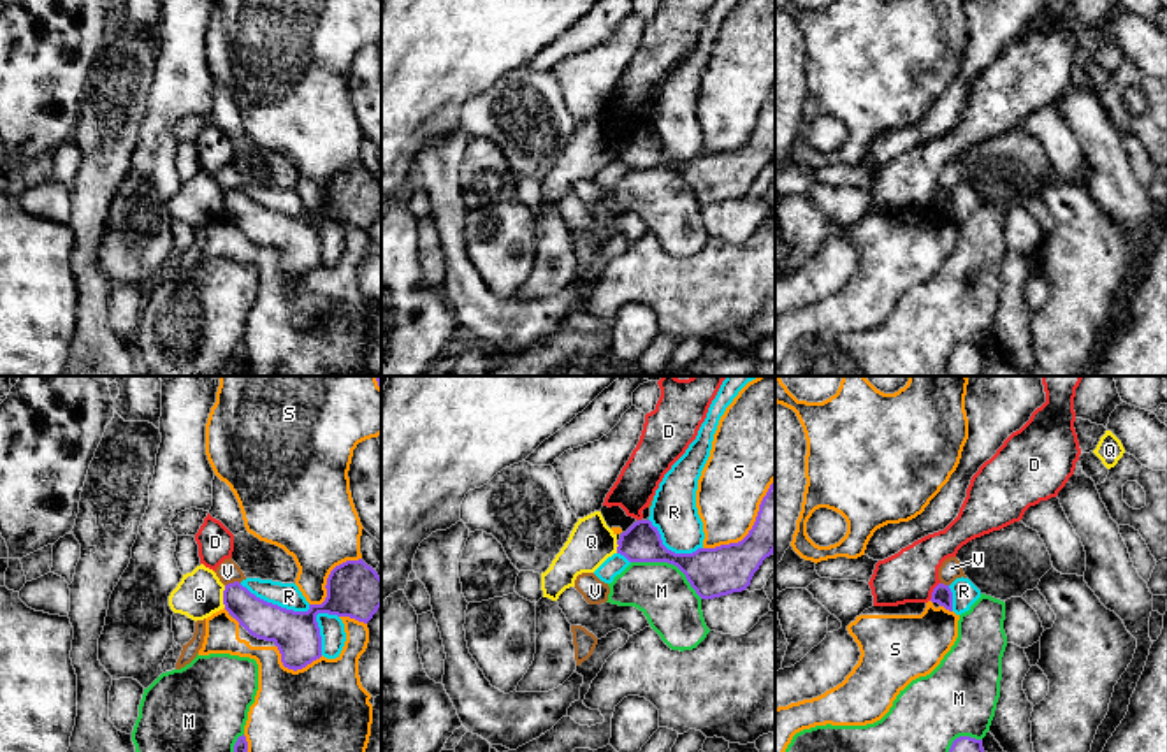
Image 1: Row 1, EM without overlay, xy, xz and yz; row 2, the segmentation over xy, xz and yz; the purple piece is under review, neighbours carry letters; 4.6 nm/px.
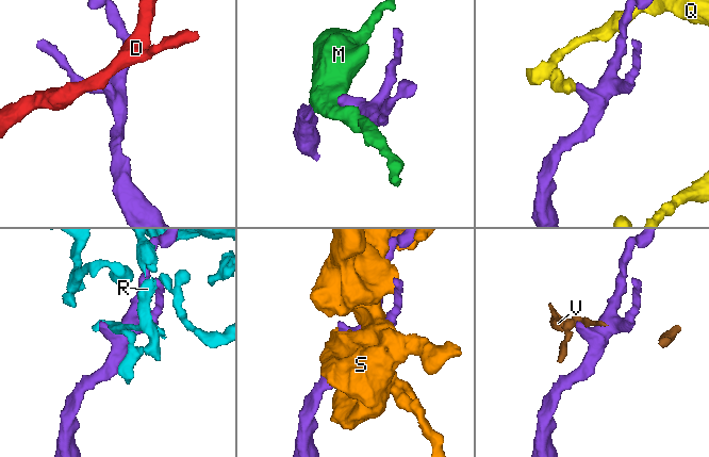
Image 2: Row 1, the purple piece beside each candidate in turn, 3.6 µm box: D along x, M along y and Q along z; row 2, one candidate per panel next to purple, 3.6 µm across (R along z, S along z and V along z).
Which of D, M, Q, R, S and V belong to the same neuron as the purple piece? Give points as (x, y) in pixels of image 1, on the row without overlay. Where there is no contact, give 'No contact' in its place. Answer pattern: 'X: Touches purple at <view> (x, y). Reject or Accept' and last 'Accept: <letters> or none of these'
D: Touches purple at yz (934, 197). Reject
M: Touches purple at xz (670, 169). Reject
Q: Touches purple at xy (224, 202). Reject
R: Touches purple at xy (275, 211). Reject
S: Touches purple at xz (753, 134). Reject
V: Touches purple at xy (234, 188). Reject
Accept: none of these

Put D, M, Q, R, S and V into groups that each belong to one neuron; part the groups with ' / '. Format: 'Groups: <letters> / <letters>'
Groups: D / M / Q / R / S / V

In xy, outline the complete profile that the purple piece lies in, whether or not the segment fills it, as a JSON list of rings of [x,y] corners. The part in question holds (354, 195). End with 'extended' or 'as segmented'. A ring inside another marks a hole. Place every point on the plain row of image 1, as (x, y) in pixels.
[[[362,165],[346,167],[336,172],[327,184],[327,204],[322,211],[309,211],[308,218],[294,218],[278,211],[267,209],[251,200],[239,188],[225,192],[223,211],[225,216],[243,232],[251,242],[272,248],[279,260],[281,269],[288,276],[302,276],[313,267],[322,264],[322,242],[316,228],[318,220],[337,223],[350,223],[367,230],[381,213],[381,184]]]; as segmented

